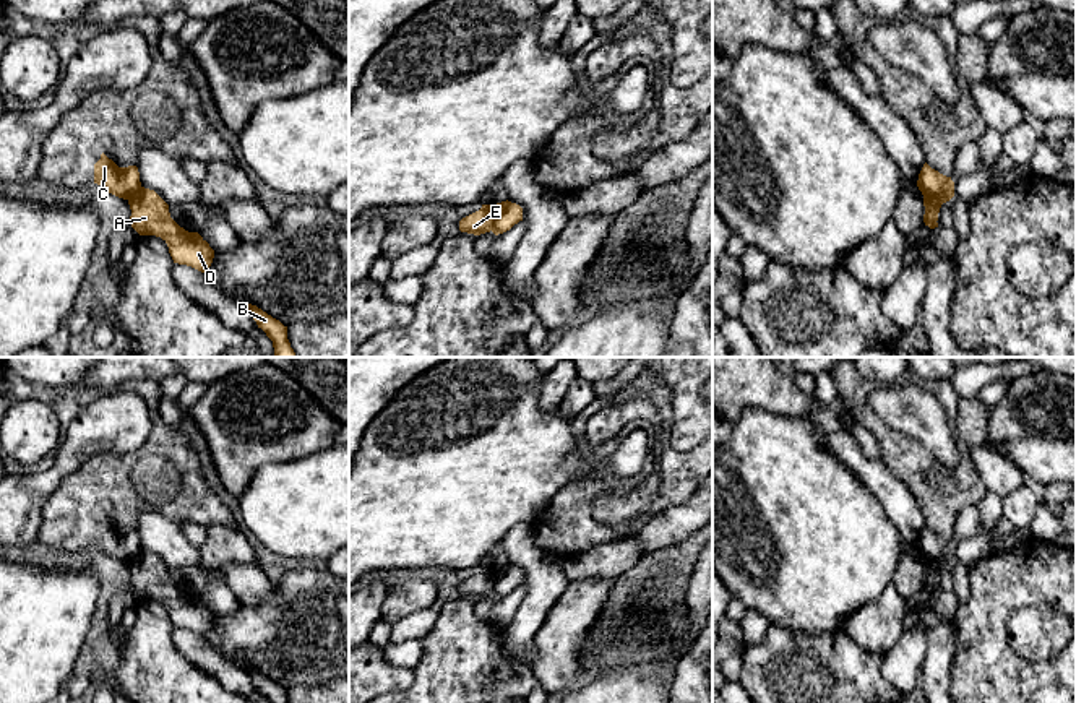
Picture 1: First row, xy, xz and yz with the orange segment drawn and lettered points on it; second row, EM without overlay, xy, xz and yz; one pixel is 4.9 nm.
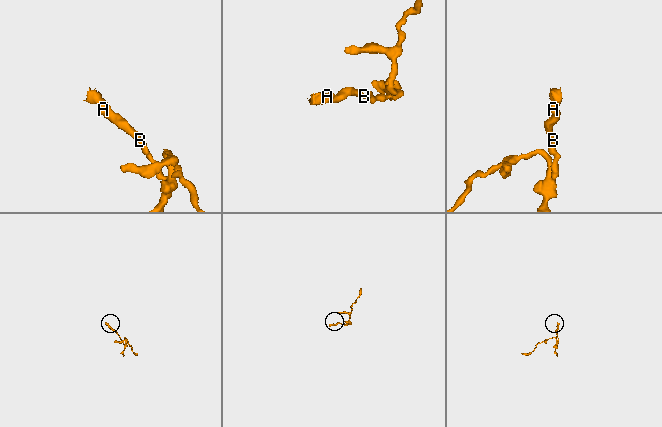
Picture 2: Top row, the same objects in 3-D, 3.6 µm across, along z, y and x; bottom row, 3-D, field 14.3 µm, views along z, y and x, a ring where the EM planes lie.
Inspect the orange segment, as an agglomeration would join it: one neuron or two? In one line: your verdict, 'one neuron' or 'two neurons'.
two neurons

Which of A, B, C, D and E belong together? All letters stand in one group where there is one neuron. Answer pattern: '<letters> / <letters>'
A B D / C E

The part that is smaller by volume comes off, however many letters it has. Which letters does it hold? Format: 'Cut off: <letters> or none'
Cut off: C, E

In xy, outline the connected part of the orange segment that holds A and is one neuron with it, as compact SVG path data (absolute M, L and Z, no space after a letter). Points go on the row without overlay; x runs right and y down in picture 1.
M140 550L128 562L131 573L131 591L140 599L161 601L167 610L174 627L192 630L206 636L213 627L214 614L198 597L180 591L169 576L169 568L154 555Z

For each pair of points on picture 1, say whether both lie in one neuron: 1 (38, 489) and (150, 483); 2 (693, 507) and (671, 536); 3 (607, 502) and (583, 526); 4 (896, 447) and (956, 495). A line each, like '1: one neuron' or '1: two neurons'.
1: two neurons
2: one neuron
3: two neurons
4: one neuron

